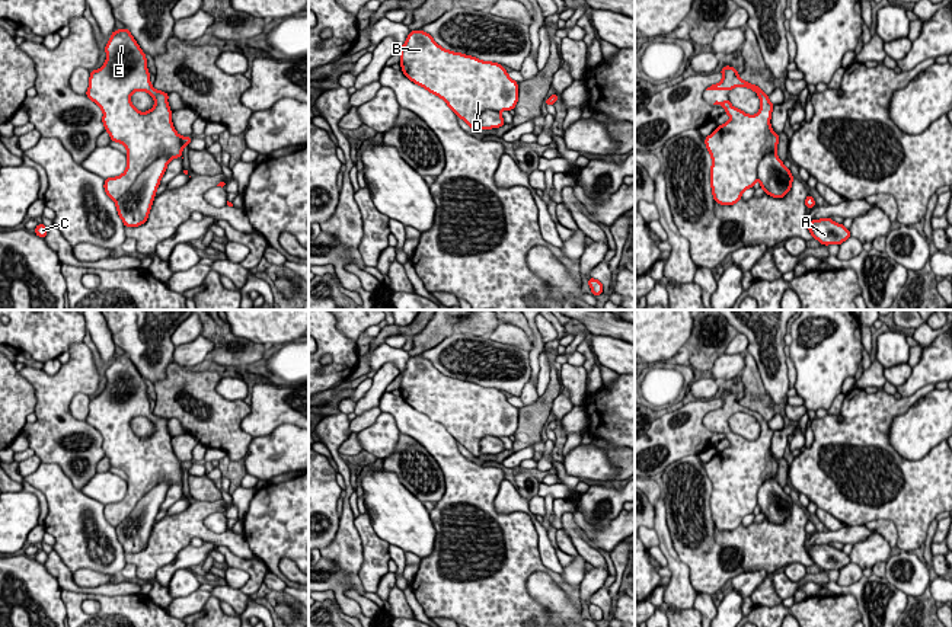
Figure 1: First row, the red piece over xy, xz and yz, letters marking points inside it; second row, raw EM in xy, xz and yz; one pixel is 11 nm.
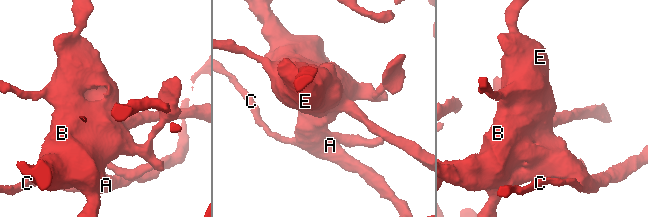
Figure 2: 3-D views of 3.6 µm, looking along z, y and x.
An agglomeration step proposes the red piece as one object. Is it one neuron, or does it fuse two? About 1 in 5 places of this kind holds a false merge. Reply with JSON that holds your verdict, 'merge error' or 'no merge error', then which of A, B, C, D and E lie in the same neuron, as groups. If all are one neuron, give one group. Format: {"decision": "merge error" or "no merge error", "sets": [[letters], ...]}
{"decision": "no merge error", "sets": [["A", "B", "C", "D", "E"]]}

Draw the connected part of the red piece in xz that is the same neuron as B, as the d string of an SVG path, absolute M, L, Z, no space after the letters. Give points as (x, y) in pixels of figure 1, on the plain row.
M421 355L410 356L400 372L400 393L409 406L441 423L473 457L502 452L499 438L514 435L518 428L518 409L501 390L444 375Z

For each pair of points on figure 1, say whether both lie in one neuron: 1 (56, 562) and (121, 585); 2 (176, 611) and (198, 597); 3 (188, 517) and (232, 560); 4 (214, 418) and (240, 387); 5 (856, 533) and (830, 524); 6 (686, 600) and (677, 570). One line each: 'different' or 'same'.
1: same
2: same
3: different
4: different
5: different
6: same

